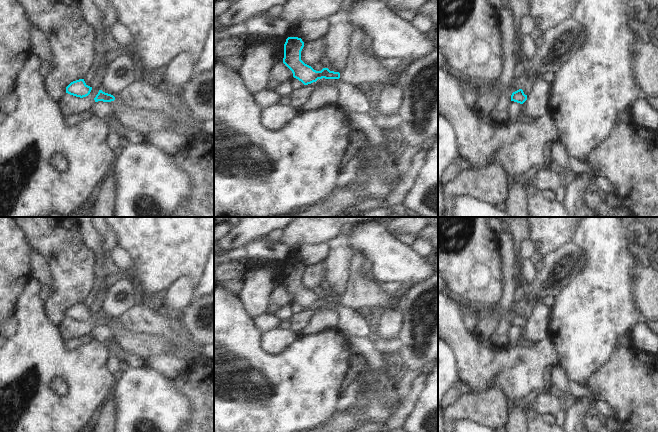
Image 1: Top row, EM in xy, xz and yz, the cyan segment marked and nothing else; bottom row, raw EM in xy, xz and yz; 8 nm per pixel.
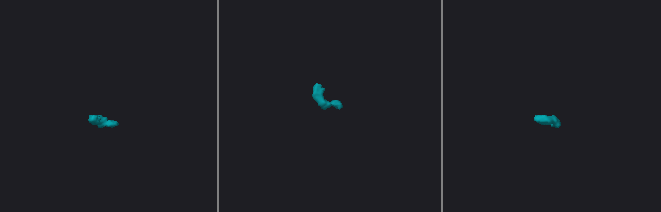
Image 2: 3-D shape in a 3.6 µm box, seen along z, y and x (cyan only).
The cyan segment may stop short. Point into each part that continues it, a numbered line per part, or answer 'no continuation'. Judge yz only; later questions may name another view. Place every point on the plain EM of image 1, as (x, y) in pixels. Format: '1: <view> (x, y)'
no continuation

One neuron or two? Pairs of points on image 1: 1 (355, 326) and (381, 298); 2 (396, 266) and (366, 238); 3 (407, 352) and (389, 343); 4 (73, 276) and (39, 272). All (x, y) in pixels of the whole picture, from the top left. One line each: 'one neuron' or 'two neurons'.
1: two neurons
2: one neuron
3: two neurons
4: two neurons

